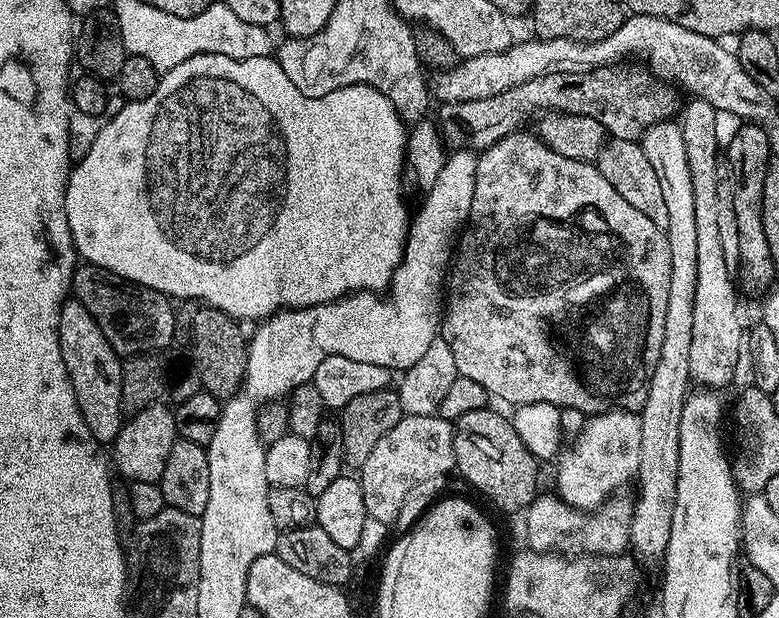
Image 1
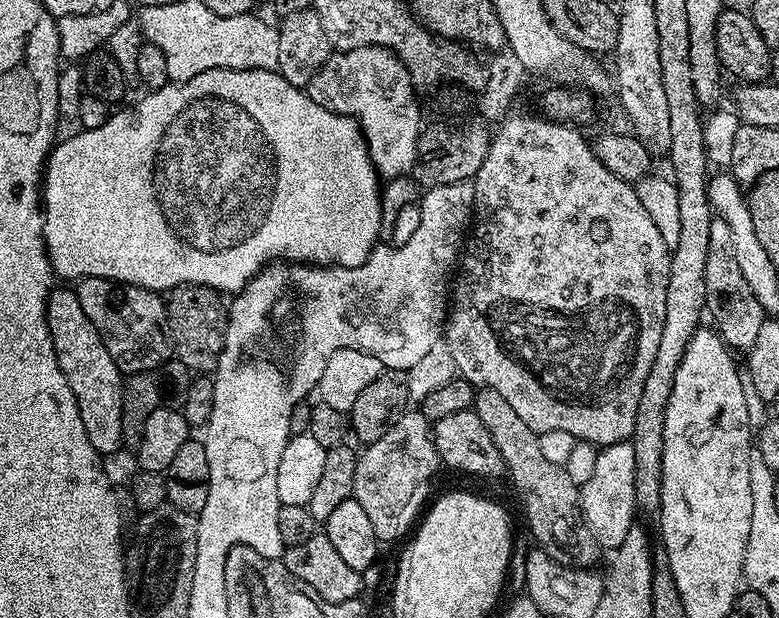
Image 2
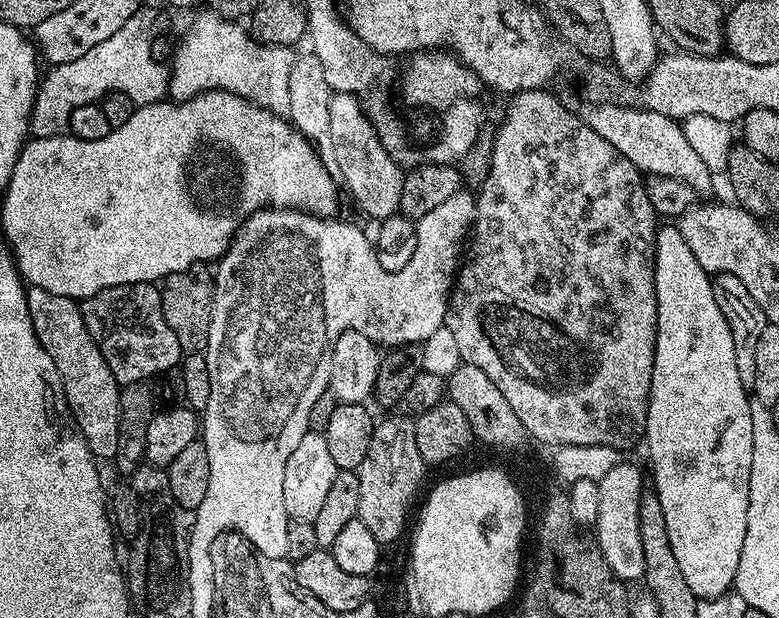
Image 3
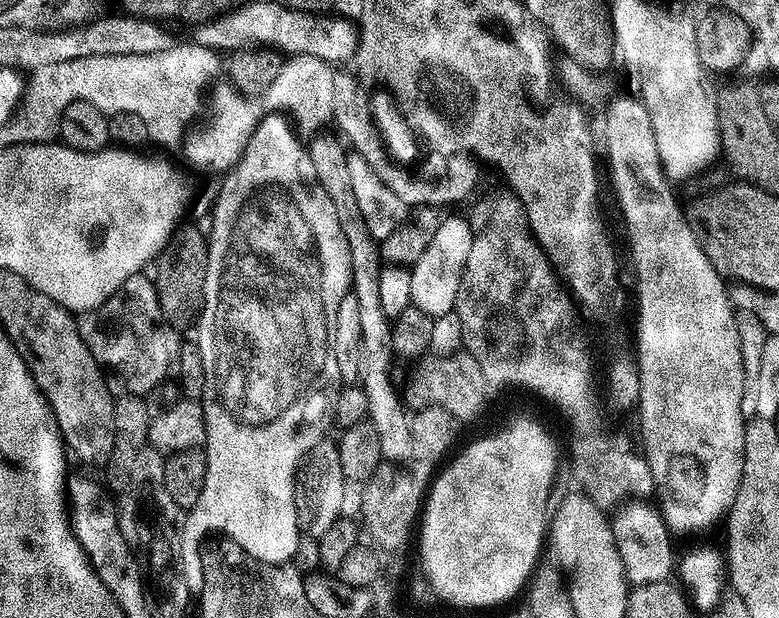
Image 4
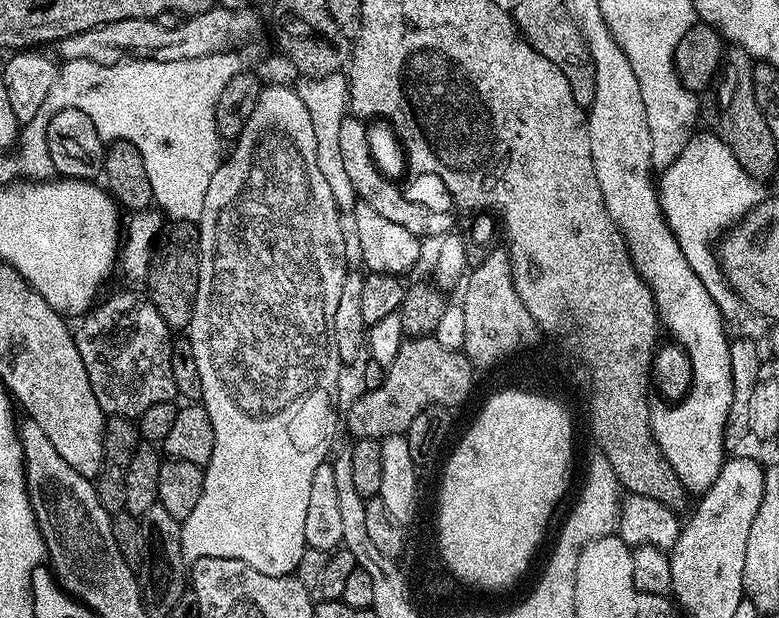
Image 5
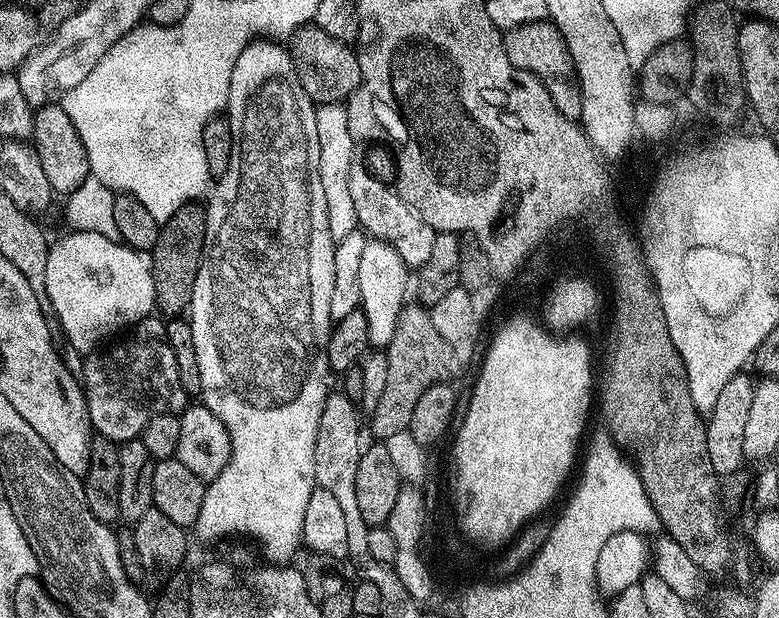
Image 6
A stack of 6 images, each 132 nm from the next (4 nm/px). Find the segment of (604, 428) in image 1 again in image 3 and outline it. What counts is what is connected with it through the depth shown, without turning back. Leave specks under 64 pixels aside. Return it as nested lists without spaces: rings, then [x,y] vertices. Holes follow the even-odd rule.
[[[627,462],[616,464],[614,470],[606,474],[606,478],[598,481],[598,518],[594,525],[594,539],[610,570],[625,582],[643,581],[646,570],[646,558],[642,556],[642,537],[638,530],[638,510],[645,490],[645,473],[643,476],[638,465]]]

